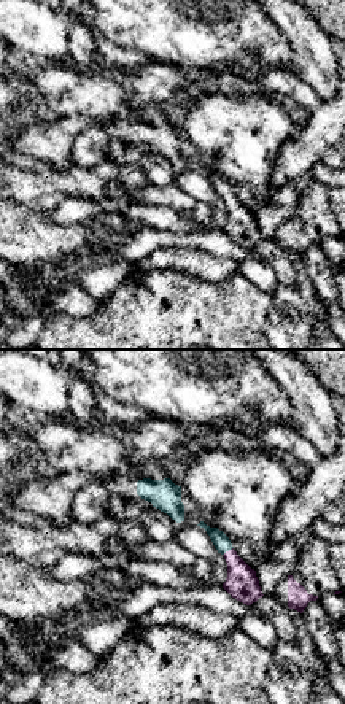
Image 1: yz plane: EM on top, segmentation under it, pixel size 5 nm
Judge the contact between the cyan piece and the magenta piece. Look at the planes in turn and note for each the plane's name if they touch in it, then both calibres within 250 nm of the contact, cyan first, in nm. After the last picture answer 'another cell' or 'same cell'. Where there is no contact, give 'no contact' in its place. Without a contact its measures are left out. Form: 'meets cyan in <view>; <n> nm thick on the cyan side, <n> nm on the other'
meets cyan in yz; 90 nm thick on the cyan side, 160 nm on the other

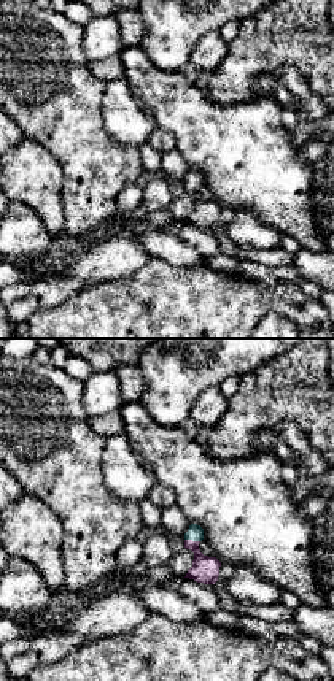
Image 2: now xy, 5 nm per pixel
meets cyan in xy; 80 nm thick on the cyan side, 130 nm on the other

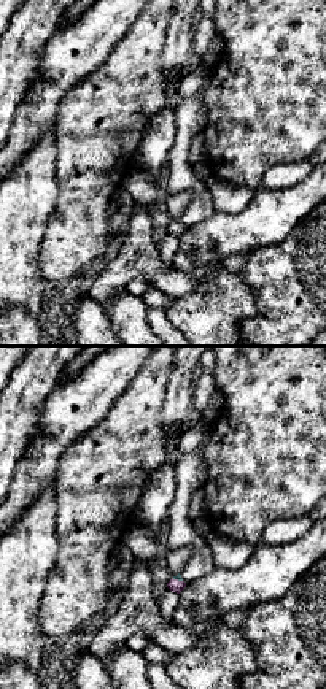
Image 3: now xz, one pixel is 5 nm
meets cyan in xz; 30 nm thick on the cyan side, 70 nm on the other

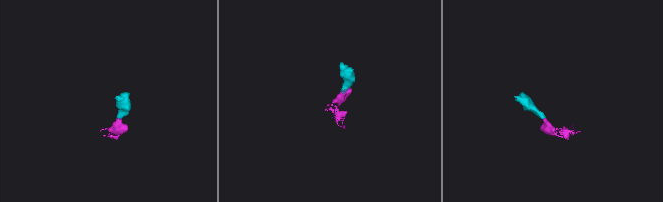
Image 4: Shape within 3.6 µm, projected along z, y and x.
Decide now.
same cell

